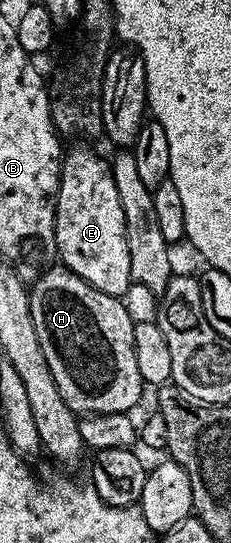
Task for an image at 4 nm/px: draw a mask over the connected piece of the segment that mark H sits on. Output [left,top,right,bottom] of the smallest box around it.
[28,264,144,416]

